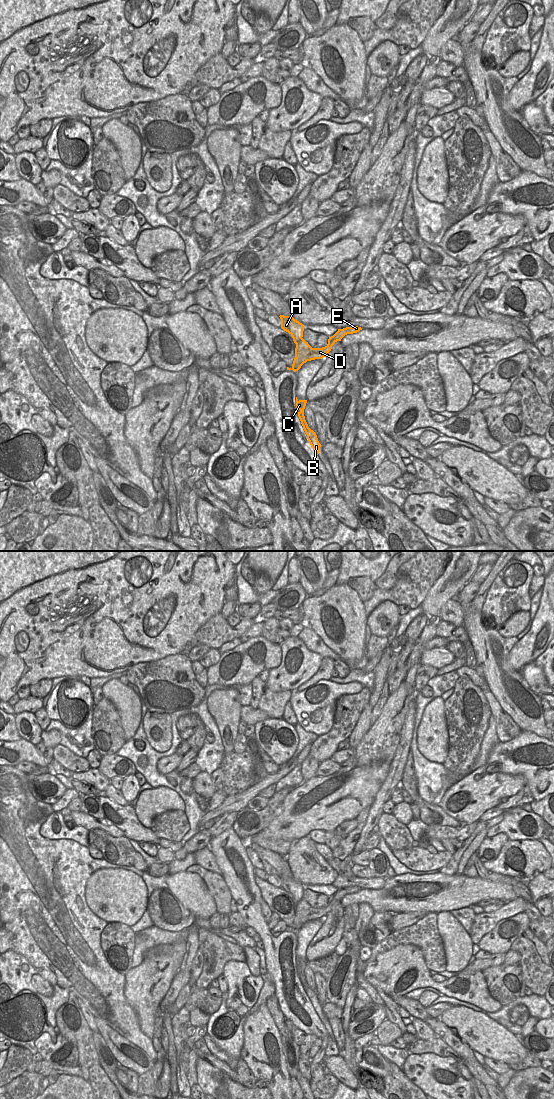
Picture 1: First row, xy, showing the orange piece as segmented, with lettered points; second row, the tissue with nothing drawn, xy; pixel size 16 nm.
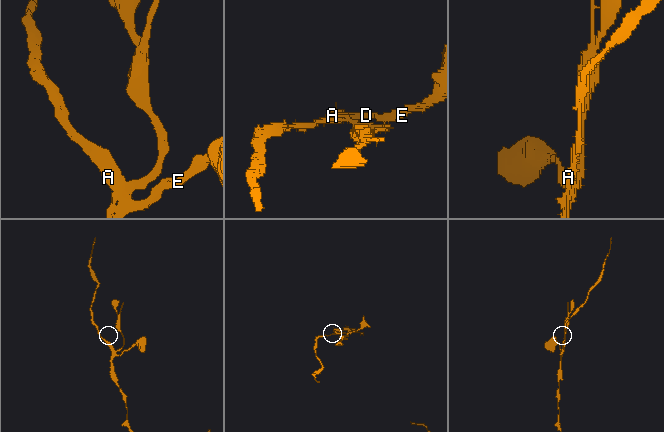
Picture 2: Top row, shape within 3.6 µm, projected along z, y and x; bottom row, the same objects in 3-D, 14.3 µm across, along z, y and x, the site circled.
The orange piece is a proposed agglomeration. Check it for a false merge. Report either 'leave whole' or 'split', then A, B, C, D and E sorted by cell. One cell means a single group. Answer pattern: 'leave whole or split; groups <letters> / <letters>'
split; groups A / B C D E

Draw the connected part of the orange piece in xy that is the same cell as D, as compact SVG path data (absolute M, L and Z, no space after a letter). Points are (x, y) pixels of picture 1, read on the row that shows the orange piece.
M352 326L343 329L338 329L338 331L328 339L328 344L322 348L312 348L308 342L303 338L299 341L295 348L295 358L292 364L292 369L294 372L298 371L301 366L307 361L322 359L331 351L332 346L347 334L357 333L362 330L361 327Z

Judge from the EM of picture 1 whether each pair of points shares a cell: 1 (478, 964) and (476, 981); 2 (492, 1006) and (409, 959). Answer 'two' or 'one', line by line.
1: two
2: one

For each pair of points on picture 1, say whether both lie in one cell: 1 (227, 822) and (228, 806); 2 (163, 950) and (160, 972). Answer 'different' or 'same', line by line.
1: different
2: different

